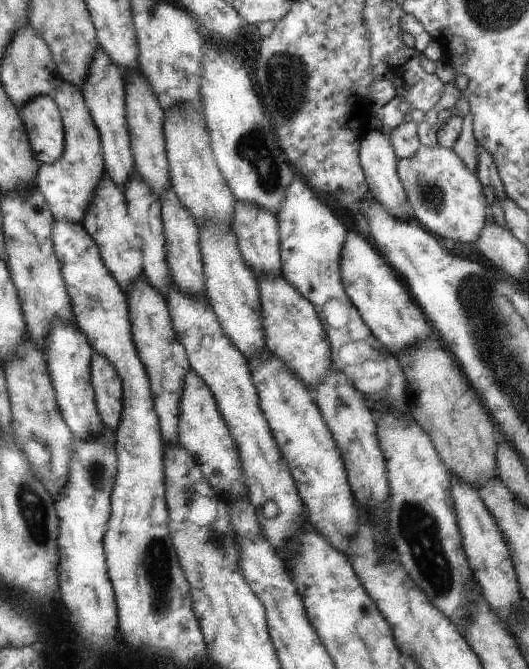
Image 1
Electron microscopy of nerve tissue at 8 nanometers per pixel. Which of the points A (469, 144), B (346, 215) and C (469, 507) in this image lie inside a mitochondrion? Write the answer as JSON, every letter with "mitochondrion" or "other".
{"A":"other","B":"other","C":"other"}

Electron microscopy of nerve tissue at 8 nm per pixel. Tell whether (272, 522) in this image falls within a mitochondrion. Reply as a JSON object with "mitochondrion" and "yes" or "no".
{"mitochondrion":"no"}

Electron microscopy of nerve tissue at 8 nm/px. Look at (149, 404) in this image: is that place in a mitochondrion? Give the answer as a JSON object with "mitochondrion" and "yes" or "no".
{"mitochondrion":"no"}

